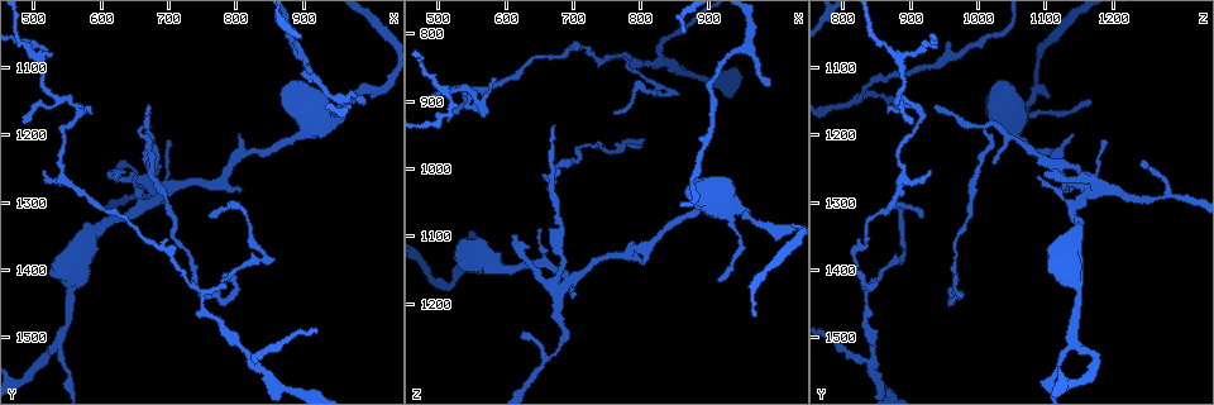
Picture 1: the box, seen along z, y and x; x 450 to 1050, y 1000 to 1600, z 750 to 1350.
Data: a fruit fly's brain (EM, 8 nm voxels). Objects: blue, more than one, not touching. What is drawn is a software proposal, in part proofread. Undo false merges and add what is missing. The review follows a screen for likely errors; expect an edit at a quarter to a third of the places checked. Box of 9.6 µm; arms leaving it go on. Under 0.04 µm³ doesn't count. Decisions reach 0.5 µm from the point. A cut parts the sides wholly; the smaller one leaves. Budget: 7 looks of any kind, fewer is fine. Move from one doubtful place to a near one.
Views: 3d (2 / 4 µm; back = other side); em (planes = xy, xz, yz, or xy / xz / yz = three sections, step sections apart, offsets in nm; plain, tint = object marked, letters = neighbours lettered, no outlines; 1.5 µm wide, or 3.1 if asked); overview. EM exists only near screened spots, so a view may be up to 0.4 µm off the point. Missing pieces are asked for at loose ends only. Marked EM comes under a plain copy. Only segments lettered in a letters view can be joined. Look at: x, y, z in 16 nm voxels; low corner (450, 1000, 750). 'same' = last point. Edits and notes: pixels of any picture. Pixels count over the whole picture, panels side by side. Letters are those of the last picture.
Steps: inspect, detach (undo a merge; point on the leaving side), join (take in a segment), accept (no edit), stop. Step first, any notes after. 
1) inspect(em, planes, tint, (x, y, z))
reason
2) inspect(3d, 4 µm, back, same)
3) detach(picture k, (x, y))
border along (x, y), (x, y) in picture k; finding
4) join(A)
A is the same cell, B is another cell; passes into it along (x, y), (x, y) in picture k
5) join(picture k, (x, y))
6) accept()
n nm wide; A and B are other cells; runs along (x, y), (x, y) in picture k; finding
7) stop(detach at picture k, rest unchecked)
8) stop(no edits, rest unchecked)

inspect(3d, 4 µm, (695, 1280, 1165))
four or more arms meet

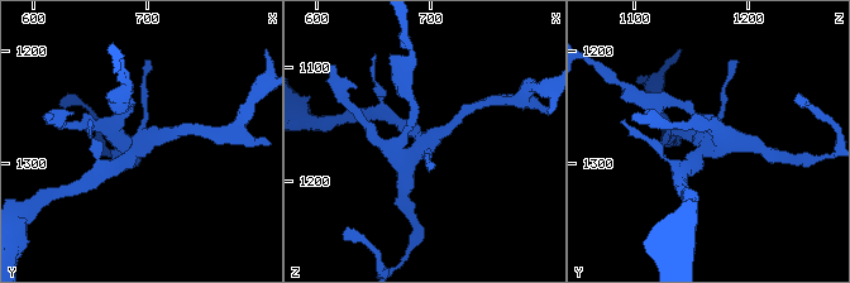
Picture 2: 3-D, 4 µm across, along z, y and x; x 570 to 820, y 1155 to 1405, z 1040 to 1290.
inspect(em, yz, step 8, letters, (696, 1280, 1166))
need the tissue

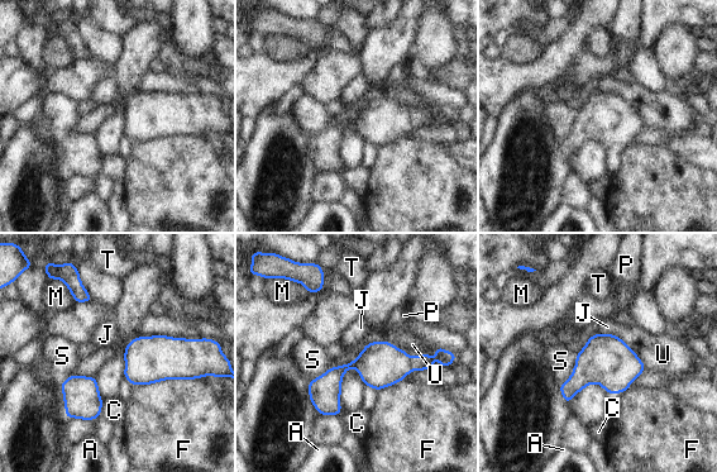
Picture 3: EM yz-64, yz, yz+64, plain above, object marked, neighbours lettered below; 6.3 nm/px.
inspect(em, planes, letters, same)

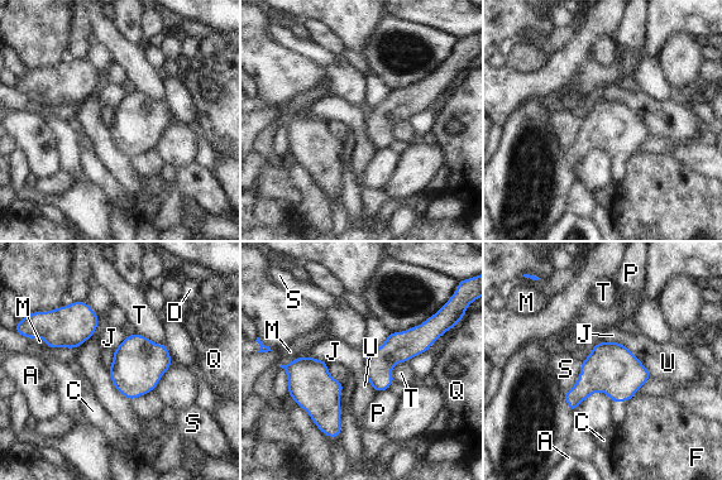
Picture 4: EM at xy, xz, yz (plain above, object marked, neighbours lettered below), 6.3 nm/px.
accept()
U touches over 300 nm; A, C, D, F, J, M, P, Q, S, T and U are other cells; runs along (444, 325), (403, 345), (376, 385) in picture 4; all the same cell

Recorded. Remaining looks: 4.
inspect(em, xy, step 8, letters, (590, 1170, 865))
thin end

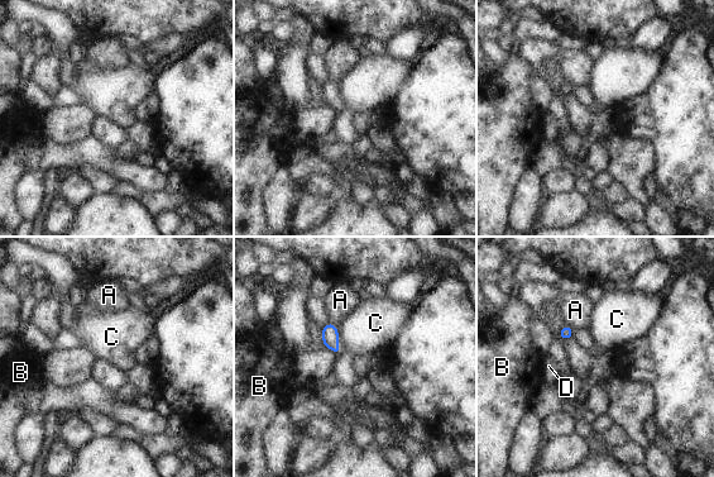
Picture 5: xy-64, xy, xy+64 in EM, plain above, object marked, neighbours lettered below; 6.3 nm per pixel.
accept()
80 nm wide; A, B, C and D are other cells; border along (335, 325), (339, 333), (340, 351) in picture 5; no lettered segment goes on from it

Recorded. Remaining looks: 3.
inspect(3d, 4 µm, (510, 1260, 930))
free end

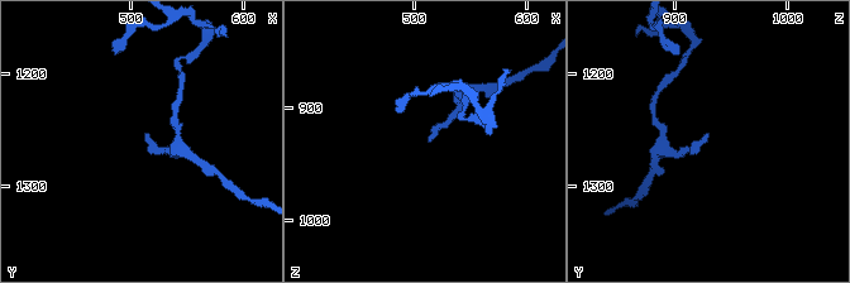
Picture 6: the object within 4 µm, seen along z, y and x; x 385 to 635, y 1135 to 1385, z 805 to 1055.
inspect(em, planes, letters, (510, 1258, 926))

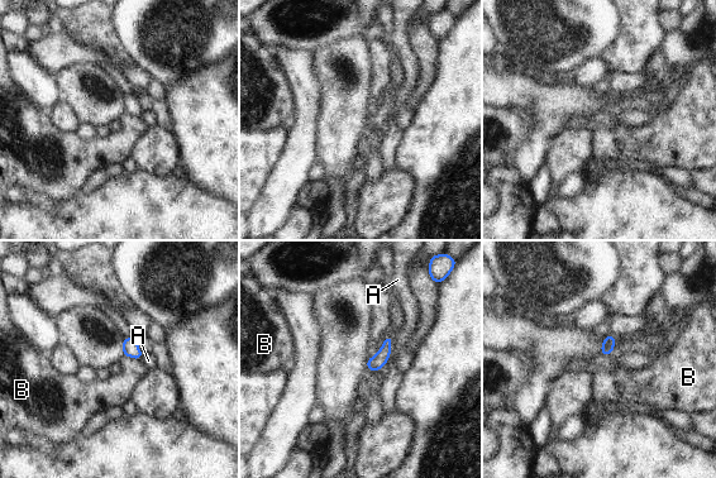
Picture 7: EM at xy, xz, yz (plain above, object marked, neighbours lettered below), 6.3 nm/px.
accept()
A and B are other cells; border along (124, 354), (139, 359) in picture 7; no lettered segment goes on from it

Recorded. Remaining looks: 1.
stop(no edits, rest unchecked)

